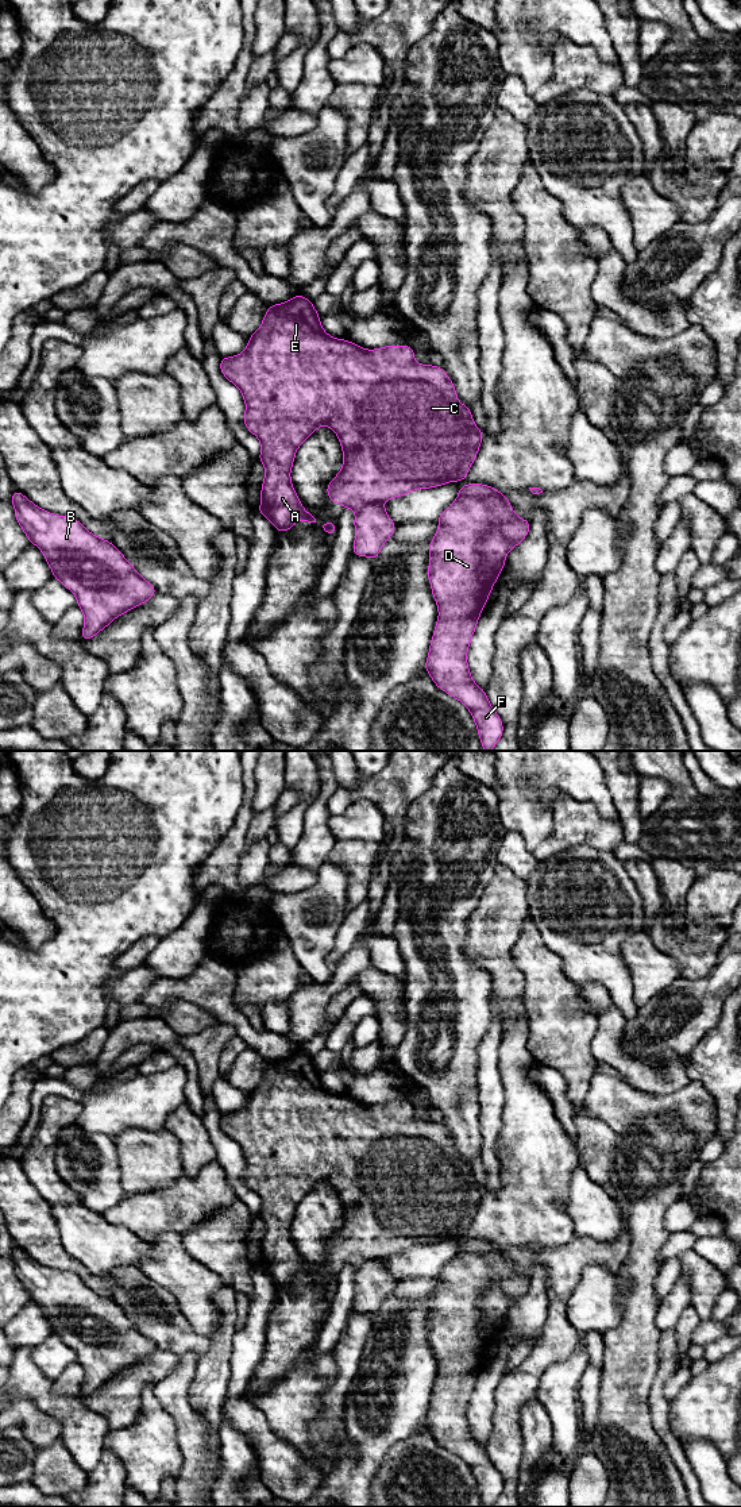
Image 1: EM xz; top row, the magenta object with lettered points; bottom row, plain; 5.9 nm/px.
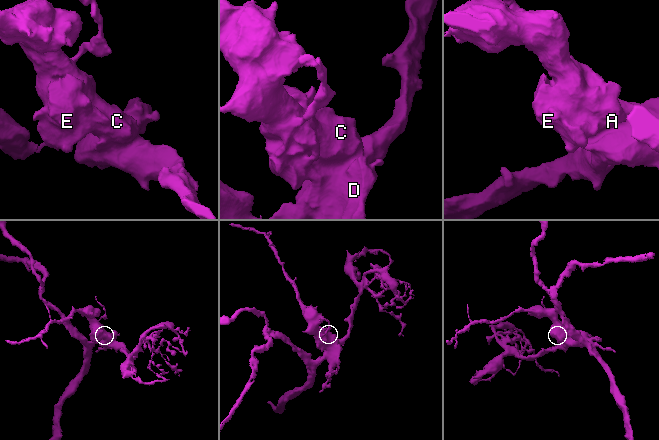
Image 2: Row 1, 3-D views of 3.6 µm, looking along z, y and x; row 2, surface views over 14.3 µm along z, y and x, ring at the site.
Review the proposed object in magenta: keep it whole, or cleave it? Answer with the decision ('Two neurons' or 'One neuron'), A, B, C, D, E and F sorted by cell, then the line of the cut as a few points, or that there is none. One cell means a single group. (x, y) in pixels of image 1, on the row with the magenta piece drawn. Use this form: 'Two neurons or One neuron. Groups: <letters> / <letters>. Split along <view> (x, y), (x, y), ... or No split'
Two neurons. Groups: A C E / B D F. Split along xz (496, 527), (490, 530), (479, 546), (482, 581), (490, 590)

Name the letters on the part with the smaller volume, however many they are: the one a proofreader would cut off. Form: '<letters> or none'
A, C, E

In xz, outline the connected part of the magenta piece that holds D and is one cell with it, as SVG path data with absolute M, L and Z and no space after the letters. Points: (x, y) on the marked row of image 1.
M498 490L483 497L456 498L443 510L437 523L439 528L428 546L431 560L427 571L439 617L424 668L440 690L459 699L470 710L478 728L482 748L491 751L502 737L503 724L490 705L486 690L481 689L472 679L467 664L472 635L491 593L482 581L483 560L479 555L479 546L490 529L497 528L505 543L510 548L516 548L528 536L530 523L517 516L506 494Z

